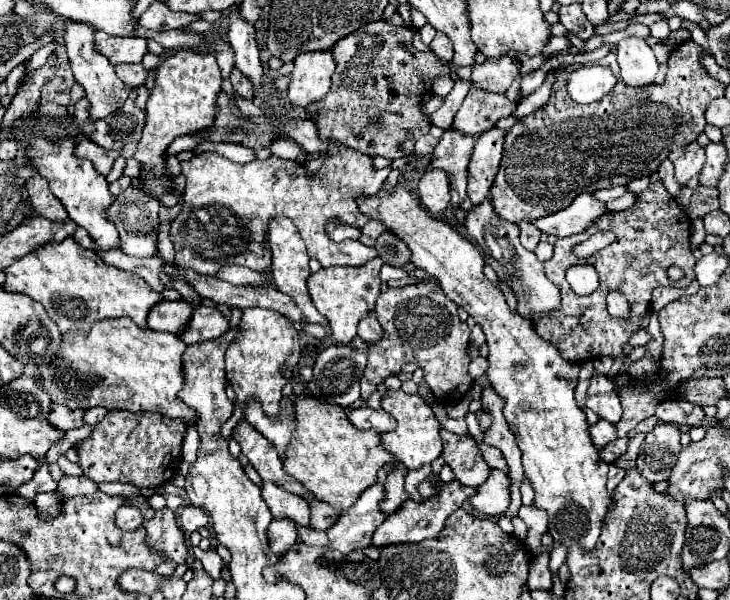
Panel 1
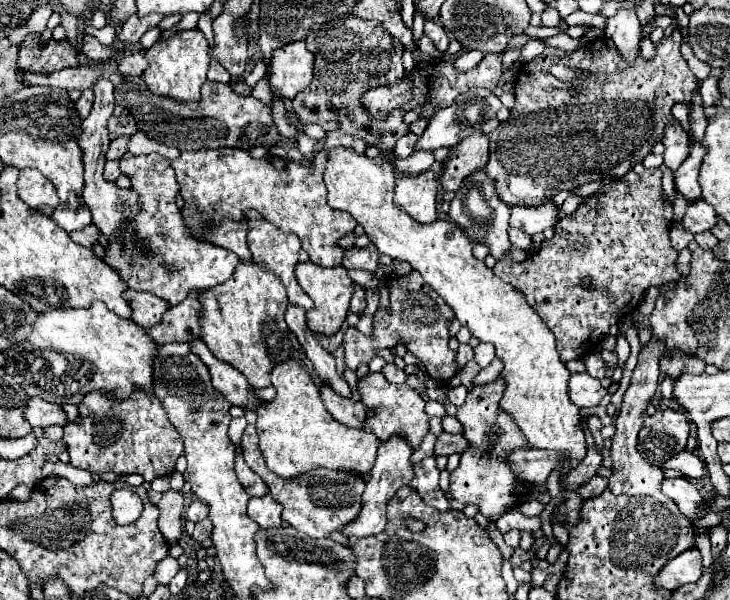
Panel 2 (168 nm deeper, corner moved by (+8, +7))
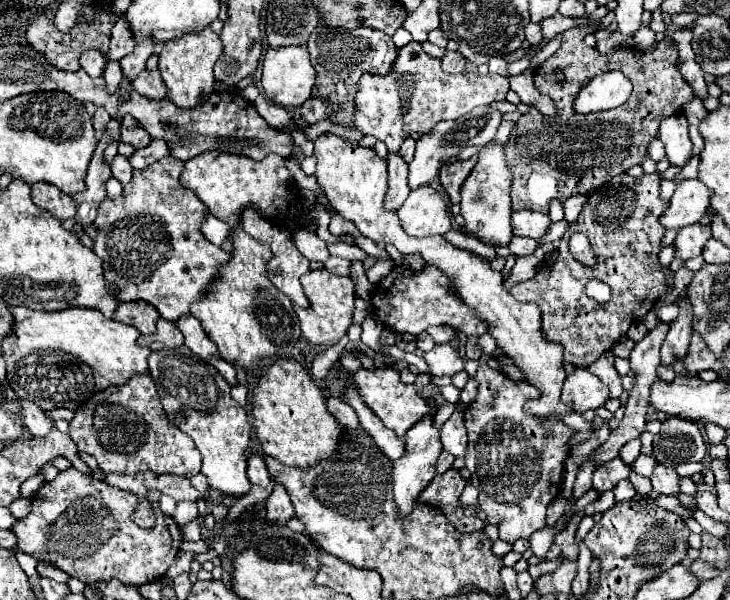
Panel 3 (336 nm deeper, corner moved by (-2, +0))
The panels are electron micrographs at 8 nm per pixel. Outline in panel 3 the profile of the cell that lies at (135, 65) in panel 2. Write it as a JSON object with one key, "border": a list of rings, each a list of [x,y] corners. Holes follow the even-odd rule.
{"border":[[[146,71],[142,75],[138,75],[138,79],[134,79],[132,83],[134,91],[138,91],[140,95],[144,95],[146,99],[166,99],[168,97],[168,91],[166,91],[166,85],[160,77],[160,71]]]}

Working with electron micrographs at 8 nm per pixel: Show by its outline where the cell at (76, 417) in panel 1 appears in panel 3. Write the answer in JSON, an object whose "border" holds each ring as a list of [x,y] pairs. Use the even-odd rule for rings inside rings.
{"border":[[[18,399],[18,401],[22,405],[20,415],[22,415],[22,421],[24,421],[24,427],[30,431],[30,435],[34,435],[34,437],[48,435],[54,423],[44,415],[44,411],[36,403],[30,403],[26,399]]]}

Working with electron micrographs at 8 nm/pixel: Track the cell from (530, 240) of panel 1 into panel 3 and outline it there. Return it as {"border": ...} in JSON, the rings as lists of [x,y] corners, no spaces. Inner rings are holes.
{"border":[[[514,237],[514,239],[508,243],[508,247],[510,247],[510,251],[512,251],[514,255],[522,257],[522,255],[532,255],[532,253],[536,251],[536,247],[538,247],[538,241],[526,239],[526,237]]]}

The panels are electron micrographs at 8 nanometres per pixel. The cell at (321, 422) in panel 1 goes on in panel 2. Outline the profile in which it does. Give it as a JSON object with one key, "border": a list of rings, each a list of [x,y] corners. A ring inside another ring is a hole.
{"border":[[[286,360],[280,366],[272,370],[272,386],[276,388],[276,398],[268,402],[264,408],[258,412],[258,448],[266,460],[266,466],[276,472],[280,478],[296,478],[302,476],[314,468],[330,468],[330,470],[348,470],[356,472],[364,478],[370,475],[375,461],[380,440],[376,440],[374,432],[368,430],[354,430],[354,428],[344,428],[338,420],[332,418],[332,414],[326,410],[320,388],[314,384],[312,376],[308,370],[298,364],[296,360]]]}

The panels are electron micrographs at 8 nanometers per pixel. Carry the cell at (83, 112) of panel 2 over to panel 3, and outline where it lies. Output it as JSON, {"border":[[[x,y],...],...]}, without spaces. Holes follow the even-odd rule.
{"border":[[[98,107],[98,109],[96,109],[96,115],[94,115],[94,129],[96,129],[96,135],[98,135],[98,137],[100,137],[102,131],[106,129],[108,121],[110,121],[110,115],[106,113],[106,109],[104,109],[104,107]]]}

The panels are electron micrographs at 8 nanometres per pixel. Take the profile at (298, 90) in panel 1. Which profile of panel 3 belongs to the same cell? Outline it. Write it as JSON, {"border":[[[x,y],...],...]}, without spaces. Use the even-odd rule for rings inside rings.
{"border":[[[278,47],[278,49],[268,49],[264,55],[260,81],[262,81],[264,97],[276,105],[300,107],[312,95],[314,77],[316,75],[314,75],[314,69],[310,65],[310,57],[308,57],[306,47]]]}

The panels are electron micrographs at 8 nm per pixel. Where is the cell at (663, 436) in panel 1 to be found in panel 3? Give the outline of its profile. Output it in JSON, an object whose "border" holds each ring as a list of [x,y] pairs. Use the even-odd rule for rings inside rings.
{"border":[[[666,417],[662,421],[662,429],[654,435],[654,457],[666,467],[678,467],[680,463],[702,461],[704,453],[706,453],[706,447],[704,447],[702,433],[696,423],[690,423],[690,419]]]}

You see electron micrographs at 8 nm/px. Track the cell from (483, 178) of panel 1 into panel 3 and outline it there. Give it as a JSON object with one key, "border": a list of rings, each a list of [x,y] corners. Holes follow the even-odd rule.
{"border":[[[470,157],[466,161],[454,161],[454,163],[448,163],[446,167],[442,167],[440,171],[440,183],[444,187],[444,191],[448,193],[450,201],[456,205],[460,203],[460,187],[462,183],[466,181],[466,177],[470,175],[470,171],[474,169],[474,163],[478,161],[478,157]]]}

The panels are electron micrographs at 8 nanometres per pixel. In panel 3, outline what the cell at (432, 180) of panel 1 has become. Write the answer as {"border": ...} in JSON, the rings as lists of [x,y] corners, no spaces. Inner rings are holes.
{"border":[[[418,187],[410,191],[396,215],[400,217],[402,229],[414,237],[444,235],[452,229],[446,201],[434,187]]]}

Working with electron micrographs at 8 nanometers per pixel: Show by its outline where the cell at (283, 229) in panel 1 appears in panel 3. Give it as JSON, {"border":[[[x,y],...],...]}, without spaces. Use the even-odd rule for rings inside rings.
{"border":[[[250,207],[244,209],[244,213],[242,213],[242,229],[244,229],[250,237],[268,243],[268,247],[270,247],[270,251],[272,251],[272,259],[268,261],[270,281],[272,281],[284,295],[288,295],[296,305],[308,307],[310,303],[308,303],[308,299],[306,299],[306,295],[304,295],[304,291],[302,291],[300,275],[304,275],[304,273],[310,271],[310,261],[296,249],[296,245],[292,243],[290,231],[284,229],[282,225],[278,225],[278,223],[270,223],[268,219],[260,217],[260,215],[258,215],[254,209],[250,209]]]}

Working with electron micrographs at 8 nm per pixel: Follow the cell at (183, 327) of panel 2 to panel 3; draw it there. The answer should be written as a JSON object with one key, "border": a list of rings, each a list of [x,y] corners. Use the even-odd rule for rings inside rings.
{"border":[[[158,319],[156,323],[156,331],[152,335],[140,335],[136,341],[140,347],[148,347],[152,351],[164,349],[164,347],[178,347],[184,343],[182,333],[178,331],[178,327],[174,327],[172,321],[166,319]]]}

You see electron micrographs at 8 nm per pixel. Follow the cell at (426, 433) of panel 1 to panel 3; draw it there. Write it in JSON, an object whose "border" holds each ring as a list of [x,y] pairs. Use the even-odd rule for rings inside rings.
{"border":[[[362,367],[356,373],[352,373],[352,383],[358,387],[362,401],[372,409],[372,413],[378,415],[378,419],[388,429],[392,429],[398,437],[404,437],[406,431],[414,423],[418,423],[422,417],[432,413],[432,407],[428,407],[426,401],[416,393],[414,385],[404,385],[398,377],[400,377],[398,371],[392,369],[392,367],[386,367],[386,369],[378,369],[378,367],[364,369]]]}

